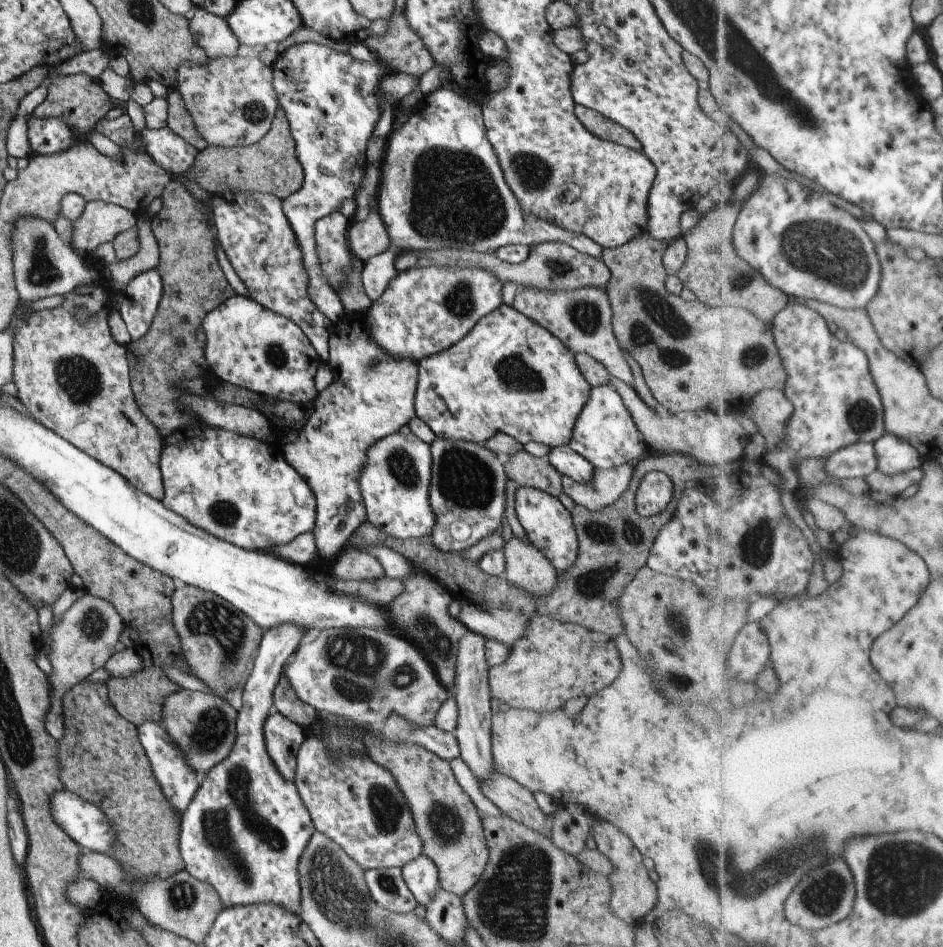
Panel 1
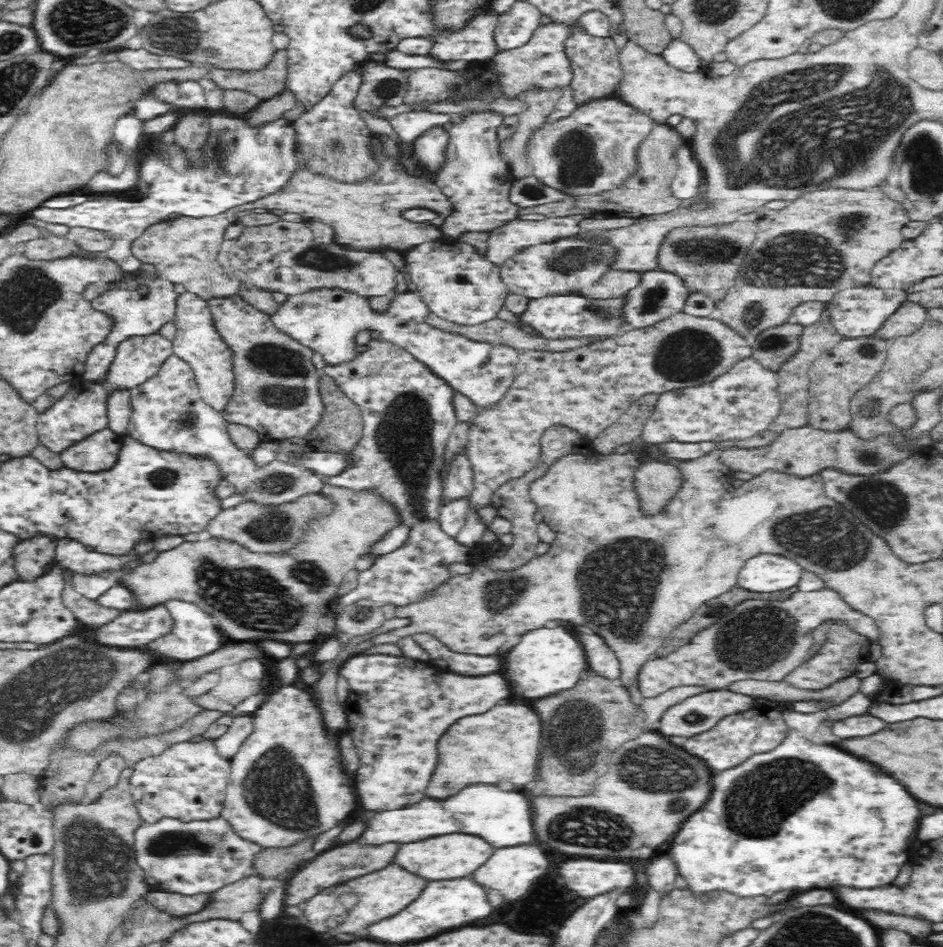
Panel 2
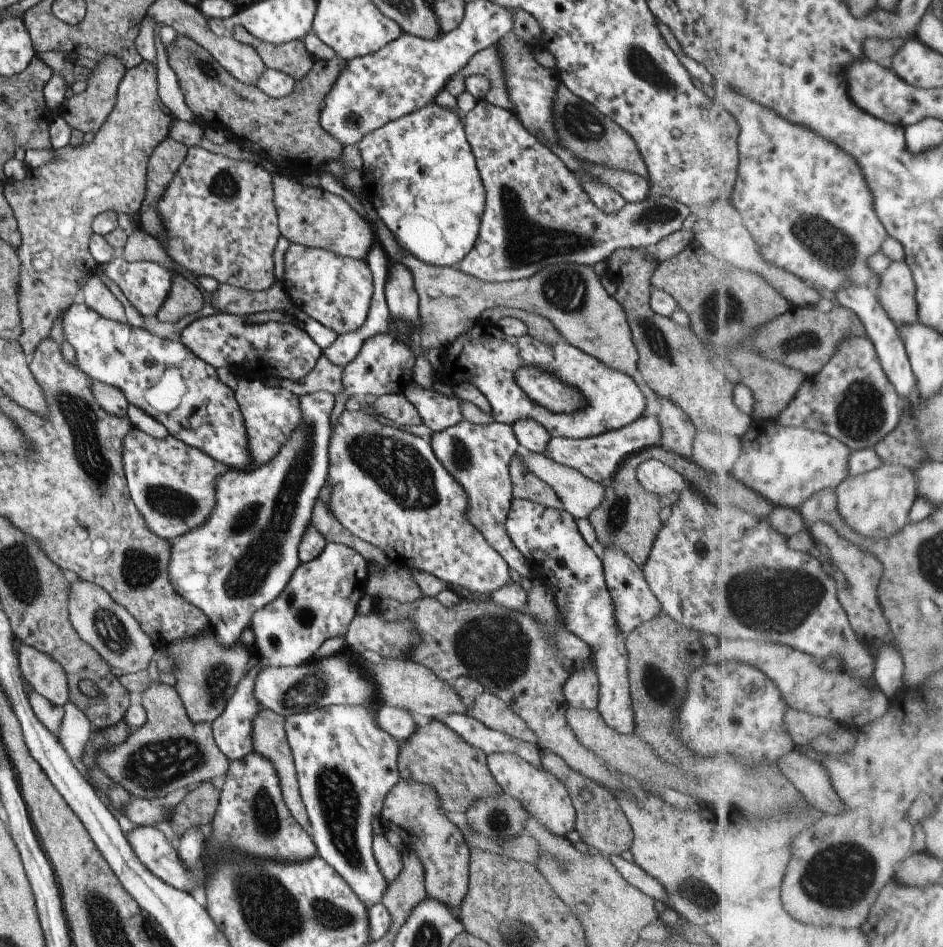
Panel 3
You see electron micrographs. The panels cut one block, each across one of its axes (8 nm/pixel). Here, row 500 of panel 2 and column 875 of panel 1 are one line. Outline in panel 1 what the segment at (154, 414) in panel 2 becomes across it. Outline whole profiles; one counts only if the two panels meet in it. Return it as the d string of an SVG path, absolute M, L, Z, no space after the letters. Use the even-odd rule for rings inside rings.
M767 174L751 198L743 204L736 222L734 238L737 254L757 269L771 284L799 300L832 303L846 309L862 308L871 304L881 290L883 267L876 244L862 222L847 210L837 206L829 196L821 196L803 188L799 182L779 174Z

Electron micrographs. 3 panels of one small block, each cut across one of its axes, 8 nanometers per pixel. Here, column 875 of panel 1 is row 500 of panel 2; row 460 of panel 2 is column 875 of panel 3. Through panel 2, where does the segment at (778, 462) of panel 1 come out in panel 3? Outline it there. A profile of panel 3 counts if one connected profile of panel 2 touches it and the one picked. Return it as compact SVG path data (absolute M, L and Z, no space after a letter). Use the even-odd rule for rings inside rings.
M849 337L830 358L823 370L808 376L799 392L777 416L775 422L784 427L805 427L819 431L844 442L852 451L875 448L878 442L893 432L902 420L904 402L897 387L888 377L874 342L869 337Z

